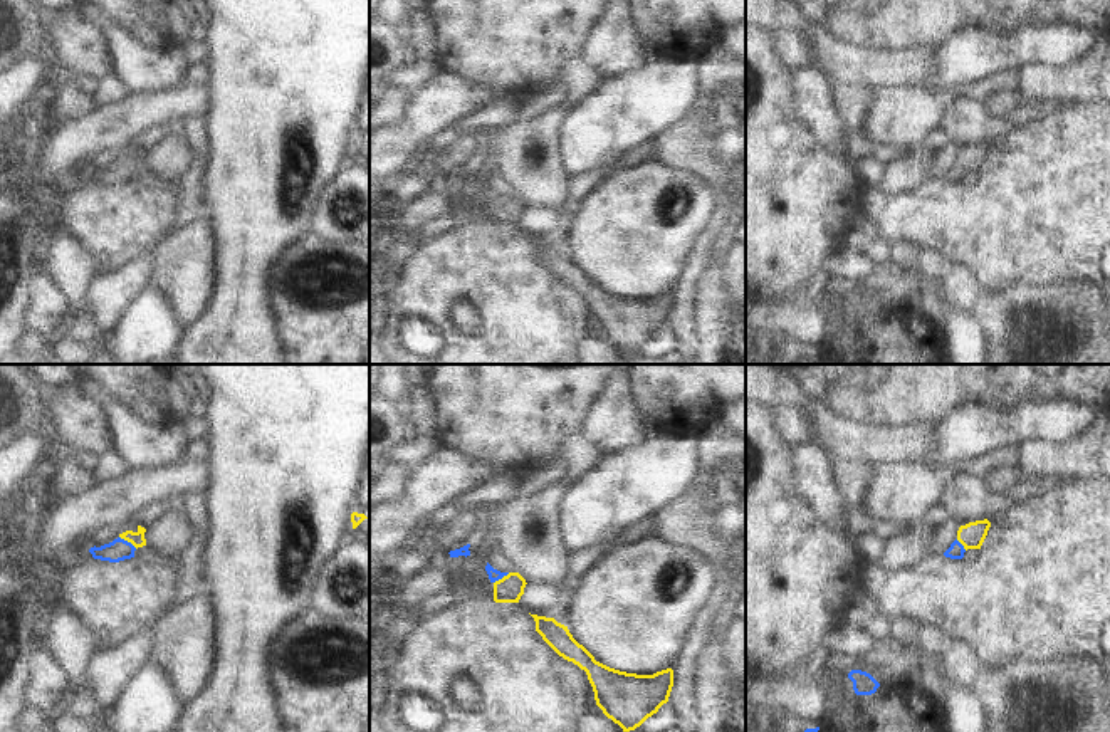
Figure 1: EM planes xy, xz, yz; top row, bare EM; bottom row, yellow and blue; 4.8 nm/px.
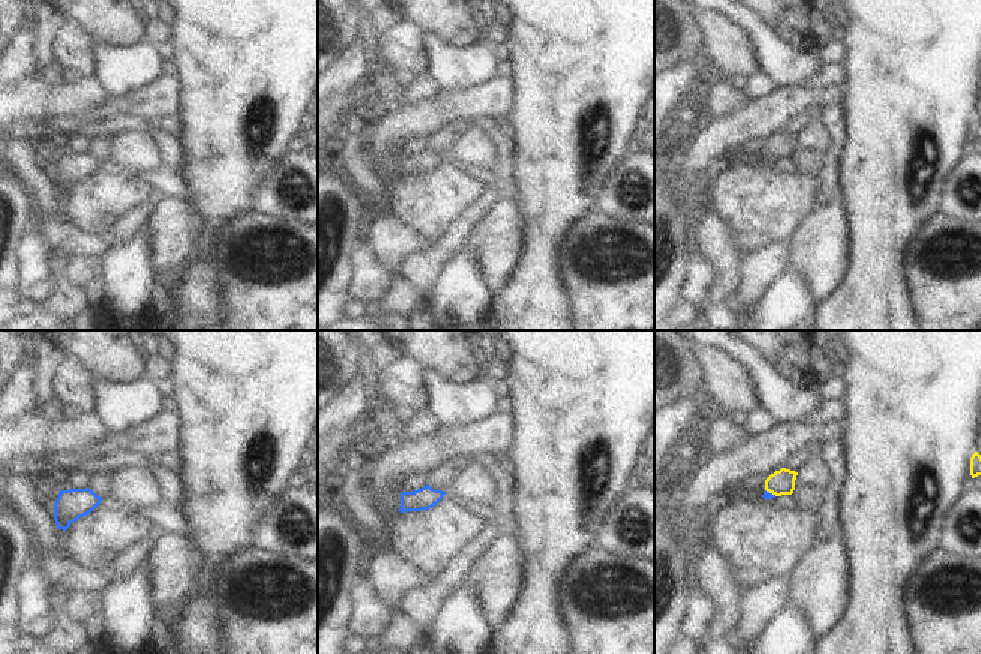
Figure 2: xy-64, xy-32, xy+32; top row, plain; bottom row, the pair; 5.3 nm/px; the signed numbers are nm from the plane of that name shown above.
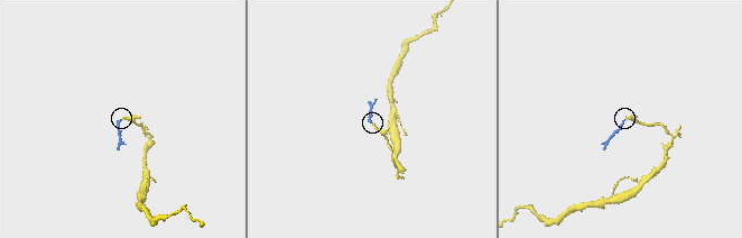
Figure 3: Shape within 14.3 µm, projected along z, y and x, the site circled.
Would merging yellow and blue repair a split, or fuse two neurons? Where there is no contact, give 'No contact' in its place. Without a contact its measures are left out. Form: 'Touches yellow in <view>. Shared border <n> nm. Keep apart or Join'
Touches yellow in xy. Shared border 110 nm. Join.

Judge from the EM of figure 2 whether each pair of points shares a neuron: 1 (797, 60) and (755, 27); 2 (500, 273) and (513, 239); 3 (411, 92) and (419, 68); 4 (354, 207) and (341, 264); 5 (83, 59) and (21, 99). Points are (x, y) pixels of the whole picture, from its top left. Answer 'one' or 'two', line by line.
1: one
2: one
3: two
4: one
5: two

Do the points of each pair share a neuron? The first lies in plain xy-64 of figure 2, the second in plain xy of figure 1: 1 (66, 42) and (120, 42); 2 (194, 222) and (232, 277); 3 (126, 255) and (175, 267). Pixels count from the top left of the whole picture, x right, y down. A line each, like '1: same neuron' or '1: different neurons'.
1: different neurons
2: different neurons
3: different neurons

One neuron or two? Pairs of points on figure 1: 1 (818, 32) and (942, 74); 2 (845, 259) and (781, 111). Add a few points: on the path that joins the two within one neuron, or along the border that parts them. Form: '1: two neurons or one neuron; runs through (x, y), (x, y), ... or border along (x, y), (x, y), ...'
1: two neurons; border along (941, 47), (937, 66), (924, 81)
2: two neurons; border along (842, 240), (822, 257), (818, 271)

